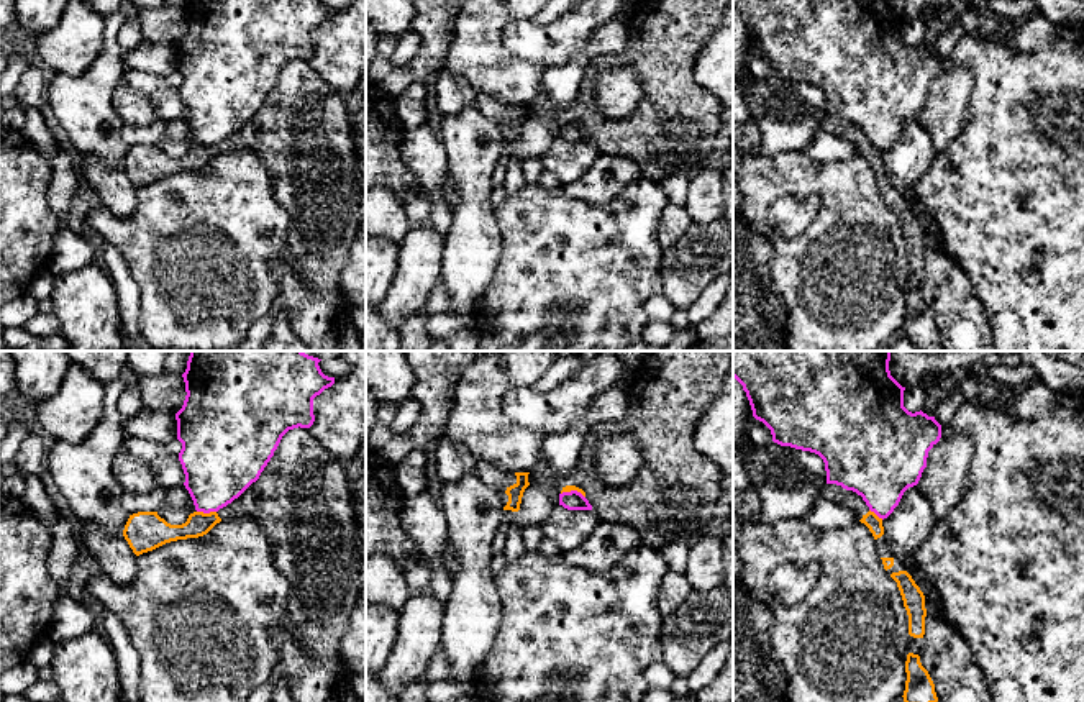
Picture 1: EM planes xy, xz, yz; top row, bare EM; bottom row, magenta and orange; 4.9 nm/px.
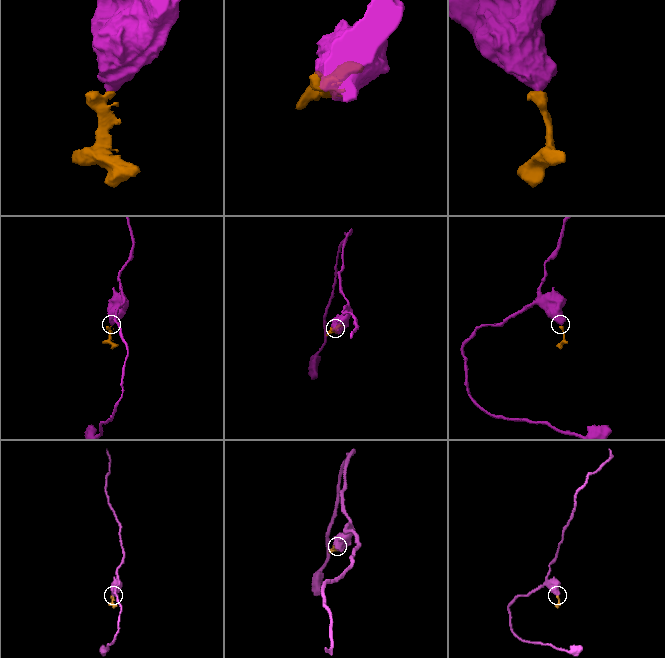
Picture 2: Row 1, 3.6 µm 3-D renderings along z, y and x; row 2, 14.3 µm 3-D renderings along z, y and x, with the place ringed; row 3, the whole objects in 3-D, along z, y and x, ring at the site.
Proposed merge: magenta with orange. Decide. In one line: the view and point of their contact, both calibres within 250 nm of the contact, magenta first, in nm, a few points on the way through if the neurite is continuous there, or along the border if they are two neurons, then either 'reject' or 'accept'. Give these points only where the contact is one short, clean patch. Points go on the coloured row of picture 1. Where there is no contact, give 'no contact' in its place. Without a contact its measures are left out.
meets magenta in xy at (207, 512); 360 nm thick on the magenta side, 120 nm on the other; border along xy (197, 510), (215, 512); reject

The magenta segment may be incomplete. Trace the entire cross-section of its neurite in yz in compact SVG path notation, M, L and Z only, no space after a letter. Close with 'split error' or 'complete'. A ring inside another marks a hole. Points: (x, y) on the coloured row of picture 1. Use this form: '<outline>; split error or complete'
M733 351L733 377L746 392L753 417L771 430L772 441L818 454L825 463L827 484L856 492L882 520L894 512L904 492L918 484L928 451L941 438L935 417L904 407L905 387L890 376L889 361L890 351Z; complete

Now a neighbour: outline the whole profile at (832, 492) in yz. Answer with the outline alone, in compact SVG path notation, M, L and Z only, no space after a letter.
M827 484L822 490L822 499L849 508L856 518L869 528L874 540L884 535L882 518L871 512L863 497L856 492L846 490L836 484Z

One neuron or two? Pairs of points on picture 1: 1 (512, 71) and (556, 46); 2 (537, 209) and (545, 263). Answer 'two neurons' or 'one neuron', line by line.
1: two neurons
2: one neuron

